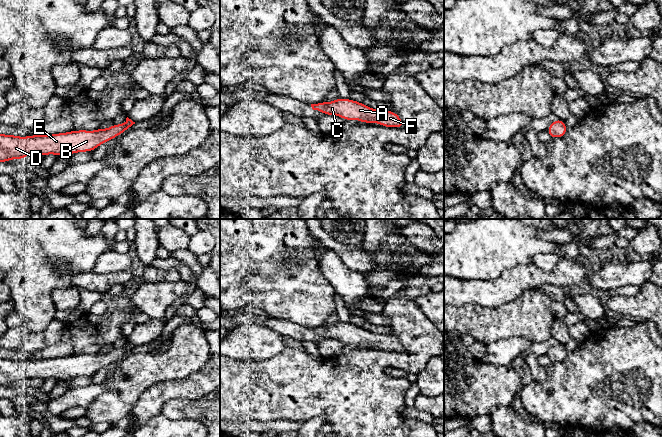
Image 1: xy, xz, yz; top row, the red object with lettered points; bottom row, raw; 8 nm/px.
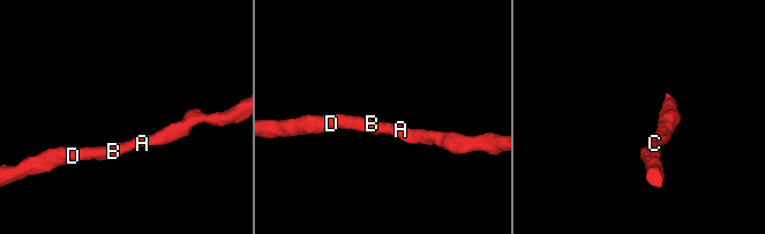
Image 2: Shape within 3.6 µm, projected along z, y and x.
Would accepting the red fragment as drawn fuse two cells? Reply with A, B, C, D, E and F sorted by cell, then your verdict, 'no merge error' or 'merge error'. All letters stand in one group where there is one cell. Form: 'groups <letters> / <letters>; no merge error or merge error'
groups A B C D E F; no merge error

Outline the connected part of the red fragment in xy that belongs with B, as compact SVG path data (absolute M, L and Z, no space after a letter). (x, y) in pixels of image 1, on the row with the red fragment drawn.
M128 117L121 124L113 124L108 129L95 131L78 130L52 135L31 135L20 137L0 133L0 162L24 159L30 154L64 156L78 152L95 150L101 144L123 134L135 122Z

